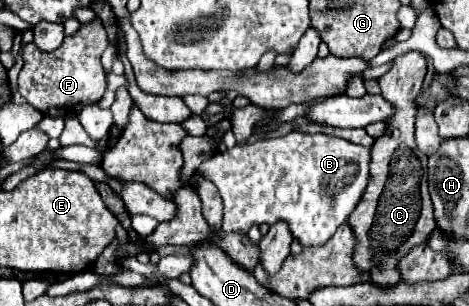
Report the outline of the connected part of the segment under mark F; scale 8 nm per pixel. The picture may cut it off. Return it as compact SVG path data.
M99 18L81 24L75 34L65 36L63 44L55 52L39 52L35 42L23 46L23 68L19 72L19 92L45 116L77 116L83 106L97 104L105 92L105 70L101 66L101 54L107 46L107 32Z

